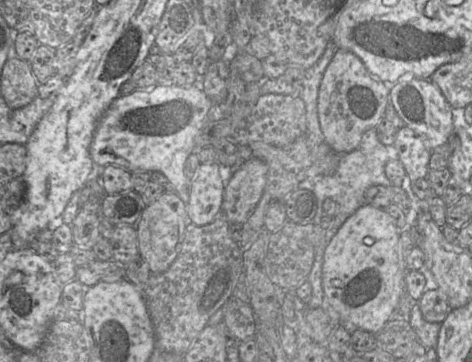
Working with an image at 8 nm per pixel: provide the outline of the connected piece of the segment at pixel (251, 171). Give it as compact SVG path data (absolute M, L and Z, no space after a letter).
M252 157L225 185L222 215L231 223L243 224L263 194L267 179L266 164Z

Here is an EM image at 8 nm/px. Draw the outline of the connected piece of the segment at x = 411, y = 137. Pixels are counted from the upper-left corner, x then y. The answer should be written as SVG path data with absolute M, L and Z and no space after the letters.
M408 126L398 129L394 146L398 160L403 164L410 181L415 182L427 177L433 149L430 149L414 130Z

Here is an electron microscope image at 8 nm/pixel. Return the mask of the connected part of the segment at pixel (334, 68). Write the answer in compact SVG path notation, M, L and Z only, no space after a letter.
M338 49L327 66L318 95L318 118L326 143L338 155L355 150L363 134L375 129L389 102L389 86L369 72L353 52Z

